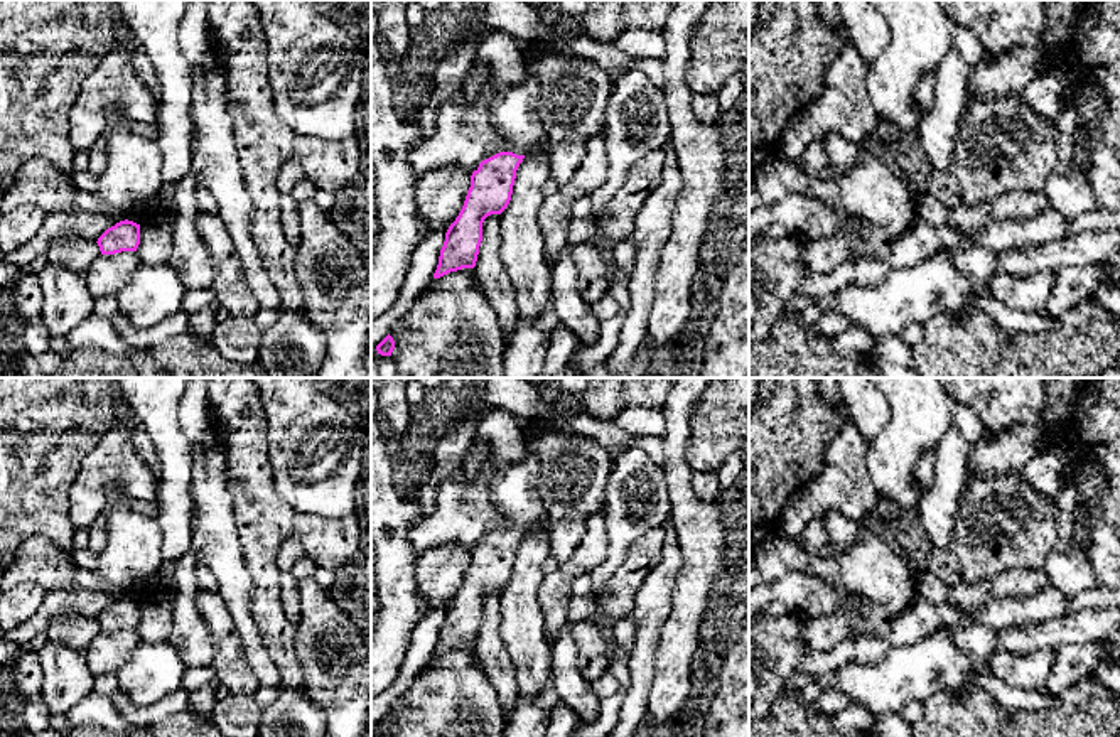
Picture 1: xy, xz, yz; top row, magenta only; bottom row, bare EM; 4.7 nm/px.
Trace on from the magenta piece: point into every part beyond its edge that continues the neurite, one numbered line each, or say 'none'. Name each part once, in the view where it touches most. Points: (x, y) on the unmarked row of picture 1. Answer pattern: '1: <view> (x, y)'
1: xz (513, 489)

